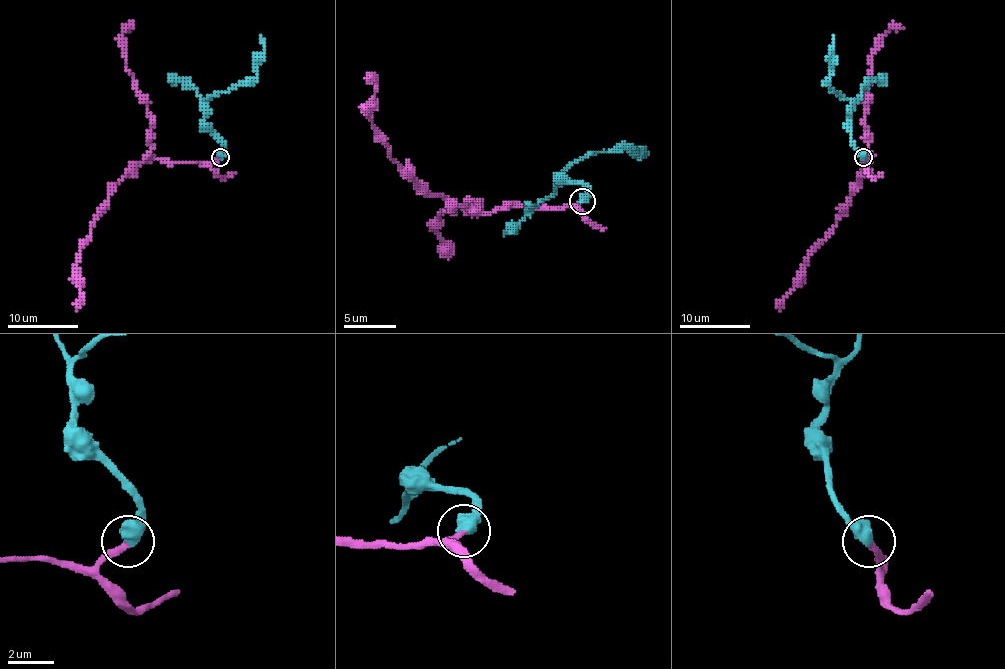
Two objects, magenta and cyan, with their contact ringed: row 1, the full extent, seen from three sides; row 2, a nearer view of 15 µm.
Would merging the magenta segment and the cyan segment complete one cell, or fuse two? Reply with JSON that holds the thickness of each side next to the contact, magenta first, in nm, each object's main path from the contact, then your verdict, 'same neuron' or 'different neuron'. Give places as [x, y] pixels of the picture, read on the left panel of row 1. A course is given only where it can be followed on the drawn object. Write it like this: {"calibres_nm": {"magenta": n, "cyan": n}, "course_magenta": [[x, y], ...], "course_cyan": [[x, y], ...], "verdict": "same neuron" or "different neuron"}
{"calibres_nm": {"magenta": 240, "cyan": 650}, "course_magenta": [[221, 156], [208, 165], [146, 158], [127, 174], [79, 250], [81, 303], [76, 308]], "course_cyan": [[221, 156], [221, 139], [205, 121], [203, 103], [256, 75], [256, 57], [263, 50], [261, 36]], "verdict": "same neuron"}

